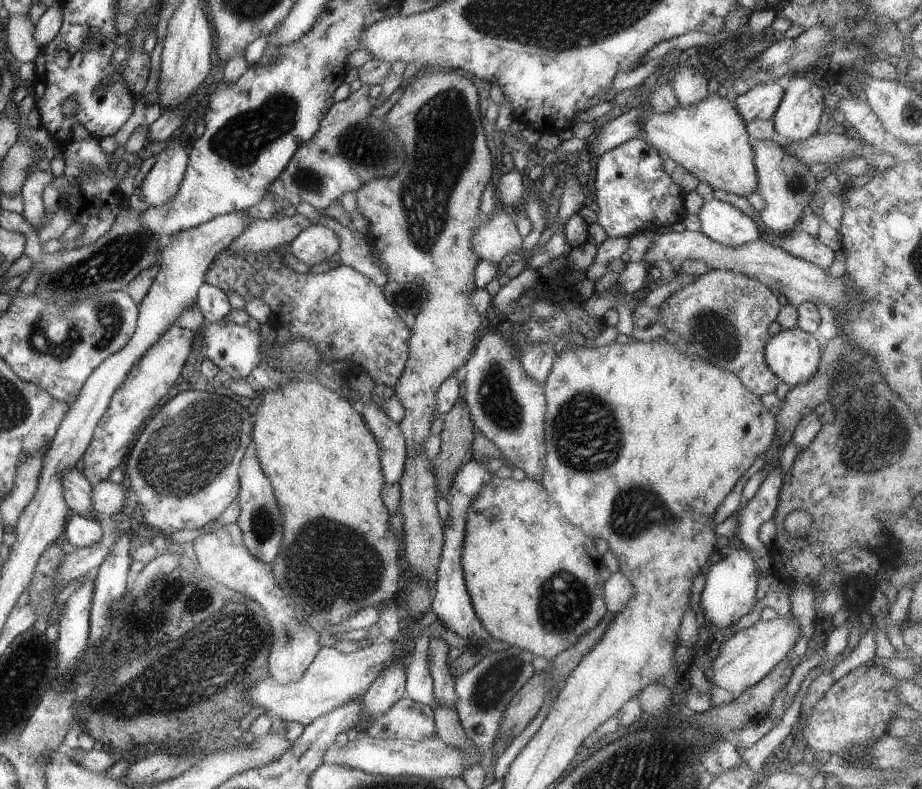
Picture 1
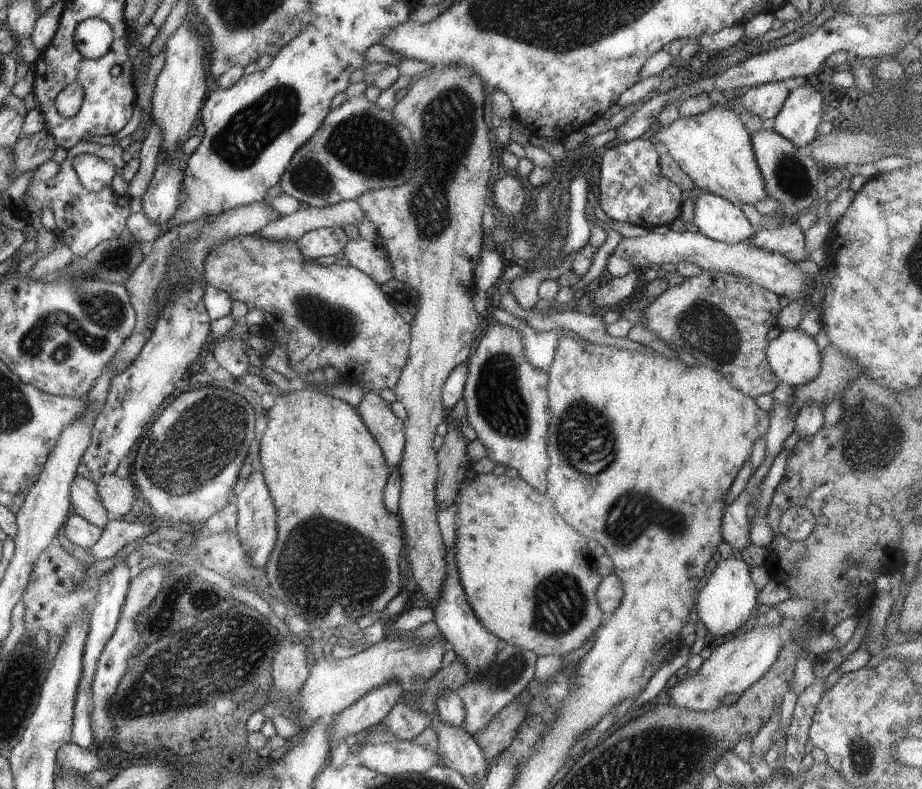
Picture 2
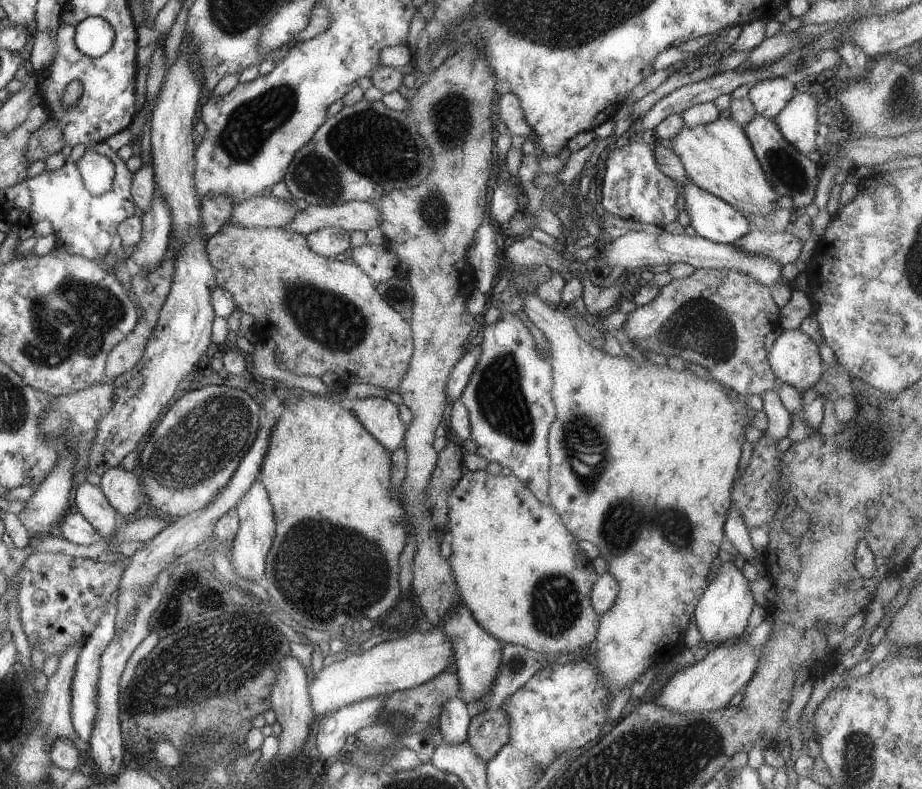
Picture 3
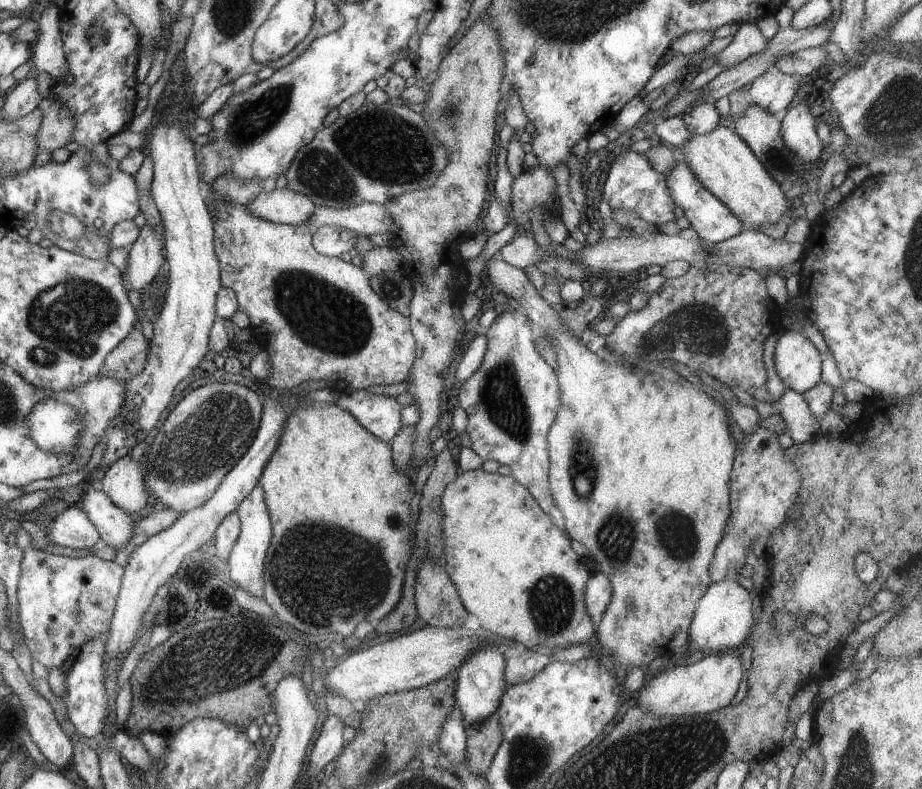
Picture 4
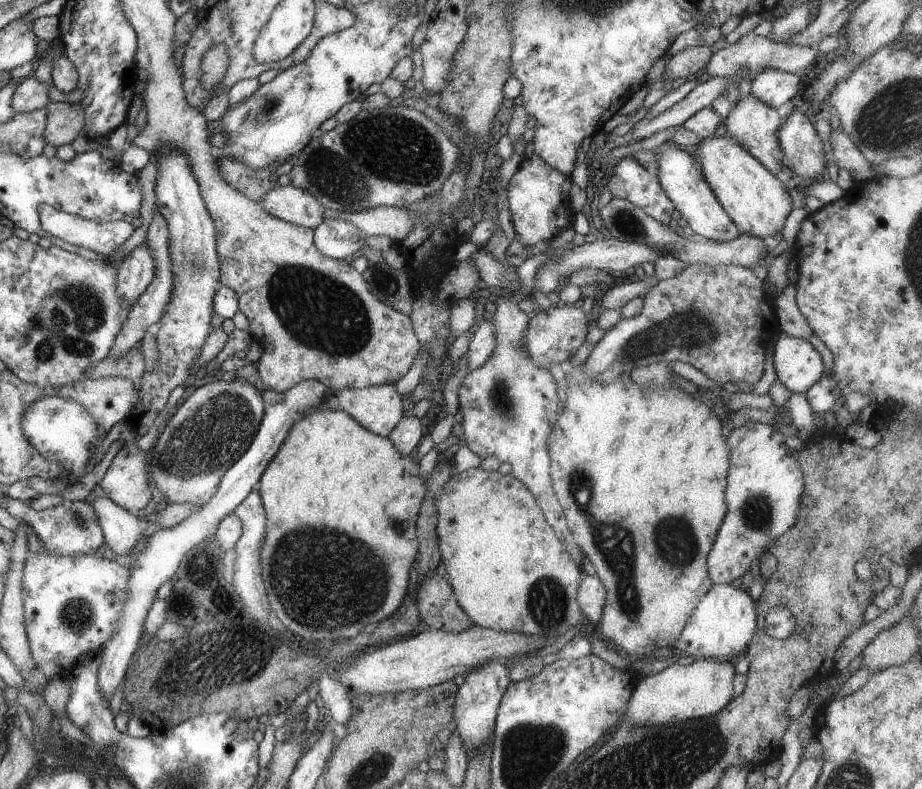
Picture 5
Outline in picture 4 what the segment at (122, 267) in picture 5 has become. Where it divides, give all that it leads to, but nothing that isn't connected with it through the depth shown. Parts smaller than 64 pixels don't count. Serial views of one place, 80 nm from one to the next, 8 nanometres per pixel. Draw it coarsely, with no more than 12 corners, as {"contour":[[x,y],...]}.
{"contour":[[142,226],[125,289],[142,293],[164,268],[164,226]]}

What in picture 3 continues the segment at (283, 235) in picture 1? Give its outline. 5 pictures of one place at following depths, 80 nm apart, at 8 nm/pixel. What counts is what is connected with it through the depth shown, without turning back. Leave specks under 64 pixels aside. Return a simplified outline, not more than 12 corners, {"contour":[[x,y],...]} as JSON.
{"contour":[[370,201],[308,205],[286,225],[305,235],[324,227],[379,227]]}

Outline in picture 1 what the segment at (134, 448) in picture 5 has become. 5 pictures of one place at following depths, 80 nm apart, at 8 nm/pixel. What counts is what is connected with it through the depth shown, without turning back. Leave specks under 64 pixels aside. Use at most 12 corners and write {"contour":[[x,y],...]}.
{"contour":[[103,480],[93,486],[98,521],[123,512],[129,493],[122,483]]}

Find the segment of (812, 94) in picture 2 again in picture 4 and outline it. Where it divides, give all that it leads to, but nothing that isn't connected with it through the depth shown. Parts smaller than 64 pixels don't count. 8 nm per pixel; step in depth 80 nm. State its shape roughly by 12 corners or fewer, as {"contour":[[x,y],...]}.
{"contour":[[802,101],[789,106],[782,140],[800,162],[821,160],[817,122]]}

